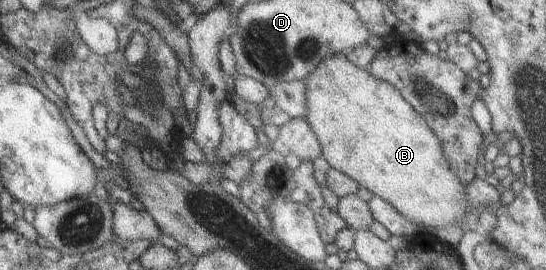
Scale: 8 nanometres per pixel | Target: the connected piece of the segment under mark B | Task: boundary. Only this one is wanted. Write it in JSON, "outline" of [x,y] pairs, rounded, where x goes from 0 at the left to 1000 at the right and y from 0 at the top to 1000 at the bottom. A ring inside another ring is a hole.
{"outline":[[[599,204],[586,230],[581,233],[581,248],[575,252],[562,281],[553,293],[560,307],[560,374],[559,381],[559,448],[570,474],[570,485],[577,496],[581,522],[586,537],[586,574],[599,596],[603,622],[615,626],[625,641],[636,648],[654,678],[656,693],[668,693],[676,715],[683,726],[694,726],[709,752],[716,756],[720,774],[725,774],[742,811],[764,833],[775,837],[778,852],[782,844],[804,844],[806,837],[835,833],[844,848],[846,863],[857,856],[846,848],[842,837],[842,815],[852,789],[863,781],[863,770],[870,770],[875,785],[883,778],[877,767],[864,767],[861,744],[855,744],[852,726],[846,726],[846,711],[853,696],[855,678],[846,674],[839,648],[824,622],[821,596],[810,563],[808,526],[797,496],[791,496],[782,452],[745,381],[738,356],[709,304],[687,293],[670,256],[650,248],[639,233],[639,222],[632,204]]]}

